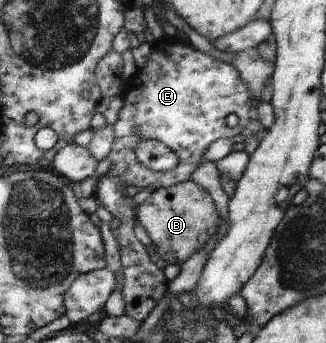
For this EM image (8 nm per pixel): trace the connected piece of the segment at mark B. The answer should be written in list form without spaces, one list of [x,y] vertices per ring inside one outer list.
[[[191,180],[154,190],[136,211],[136,219],[151,239],[151,248],[168,265],[184,264],[193,254],[202,251],[214,234],[221,233],[226,224],[218,214],[212,196]]]

